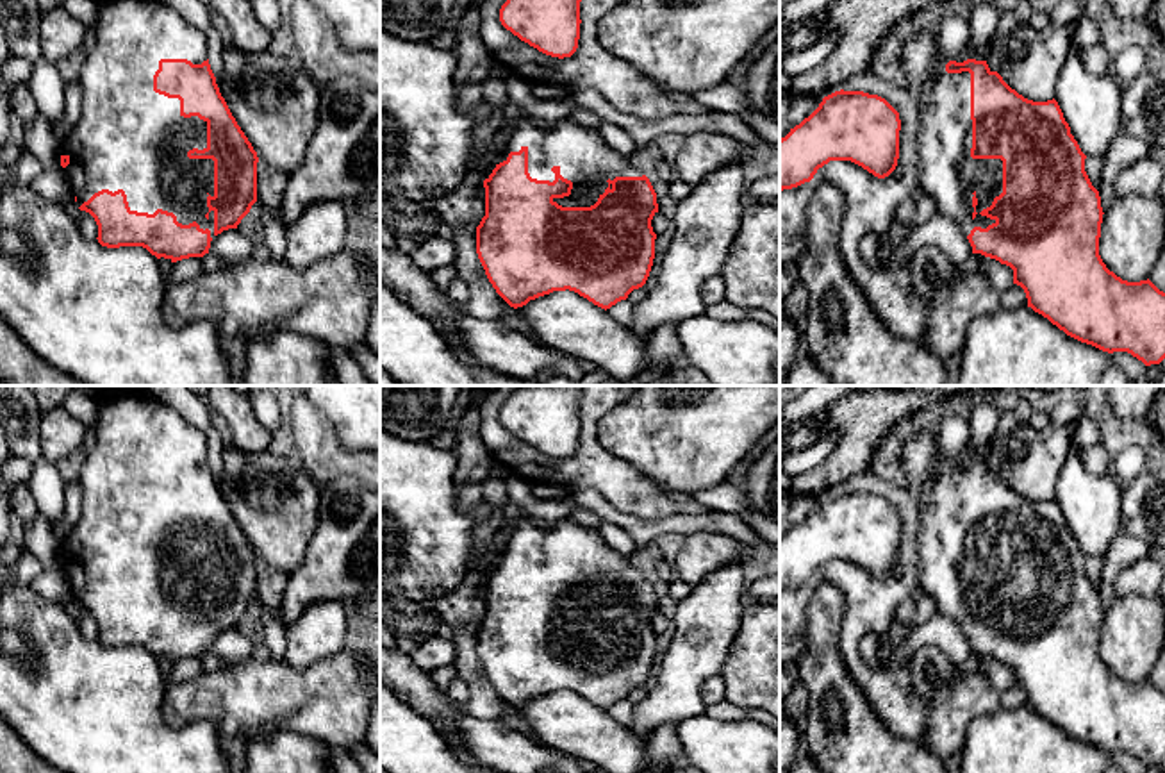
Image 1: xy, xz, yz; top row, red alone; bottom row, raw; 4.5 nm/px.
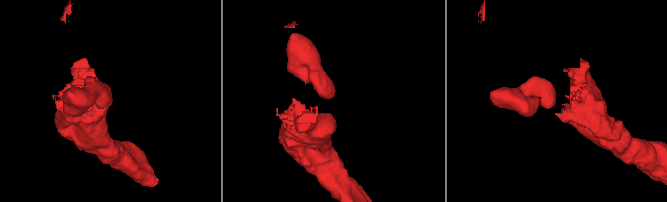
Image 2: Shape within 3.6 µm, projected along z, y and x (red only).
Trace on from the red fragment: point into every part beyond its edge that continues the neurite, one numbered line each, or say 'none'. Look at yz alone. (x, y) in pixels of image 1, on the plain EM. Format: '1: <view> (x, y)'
1: yz (948, 573)

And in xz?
1: xz (584, 557)

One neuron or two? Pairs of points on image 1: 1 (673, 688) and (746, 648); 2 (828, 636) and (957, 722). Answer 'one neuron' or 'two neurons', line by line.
1: two neurons
2: two neurons

